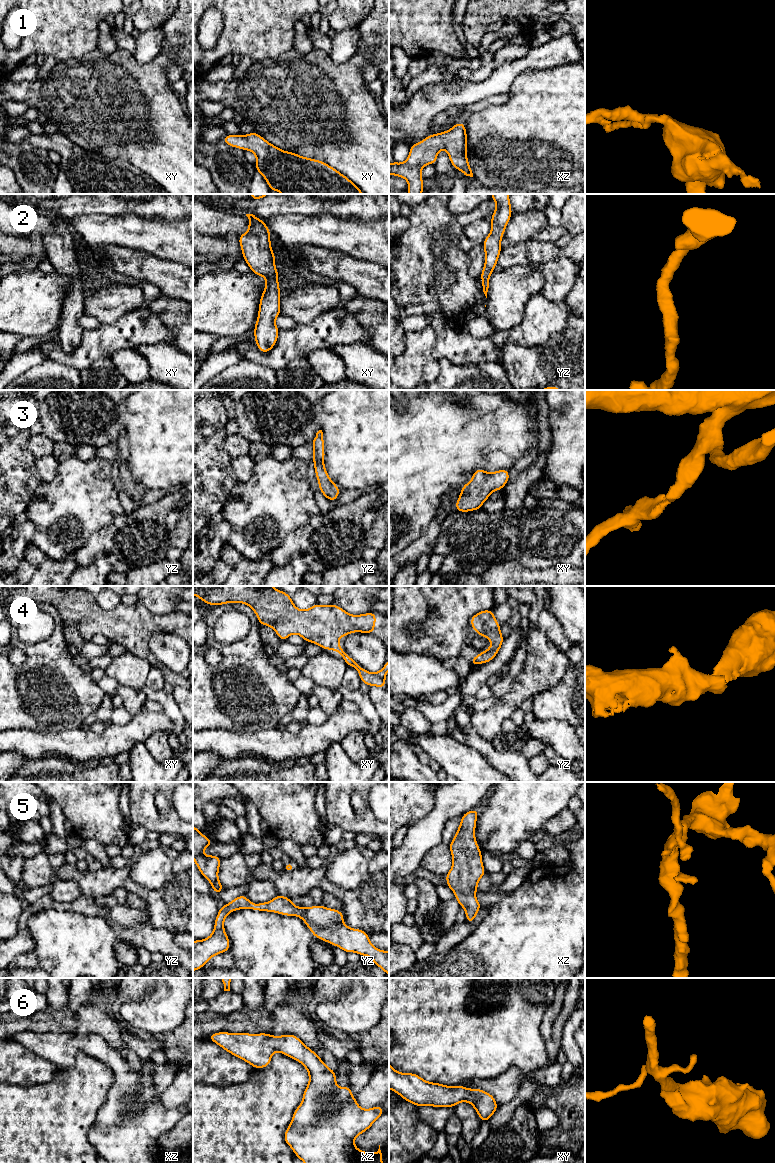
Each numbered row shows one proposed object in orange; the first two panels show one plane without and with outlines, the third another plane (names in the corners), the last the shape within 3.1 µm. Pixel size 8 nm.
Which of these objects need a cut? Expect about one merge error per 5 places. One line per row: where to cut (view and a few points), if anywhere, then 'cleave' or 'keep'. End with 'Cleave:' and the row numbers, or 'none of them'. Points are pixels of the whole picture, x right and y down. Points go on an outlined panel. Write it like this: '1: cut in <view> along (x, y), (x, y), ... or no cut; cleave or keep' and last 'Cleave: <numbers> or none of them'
1: no cut; keep
2: no cut; keep
3: no cut; keep
4: no cut; keep
5: no cut; keep
6: no cut; keep
Cleave: none of them

